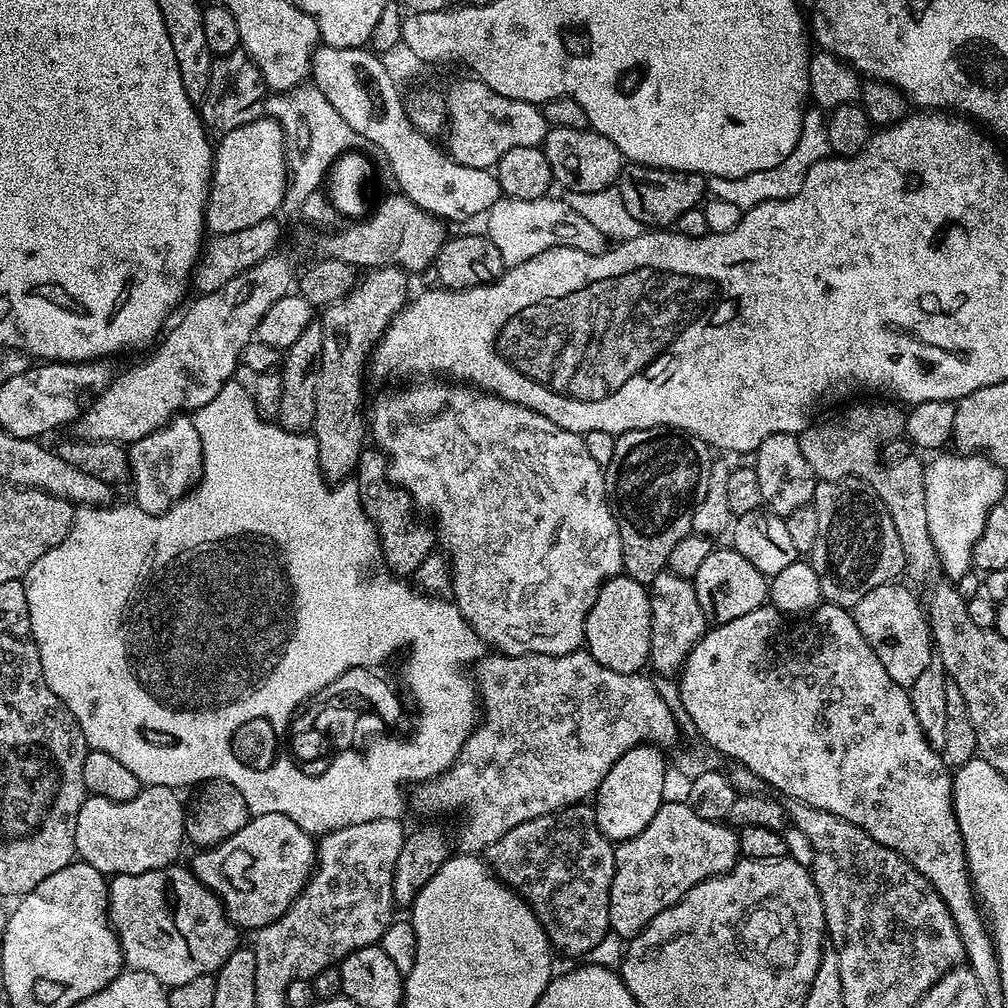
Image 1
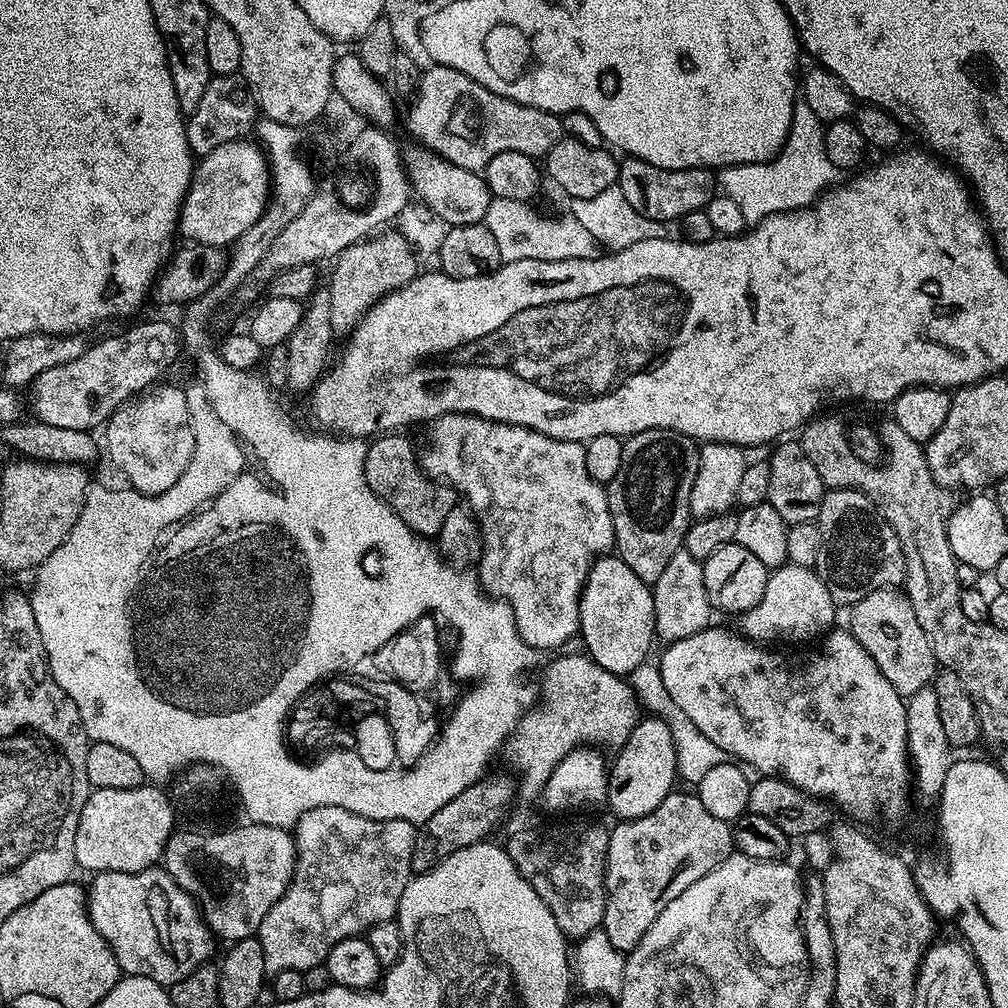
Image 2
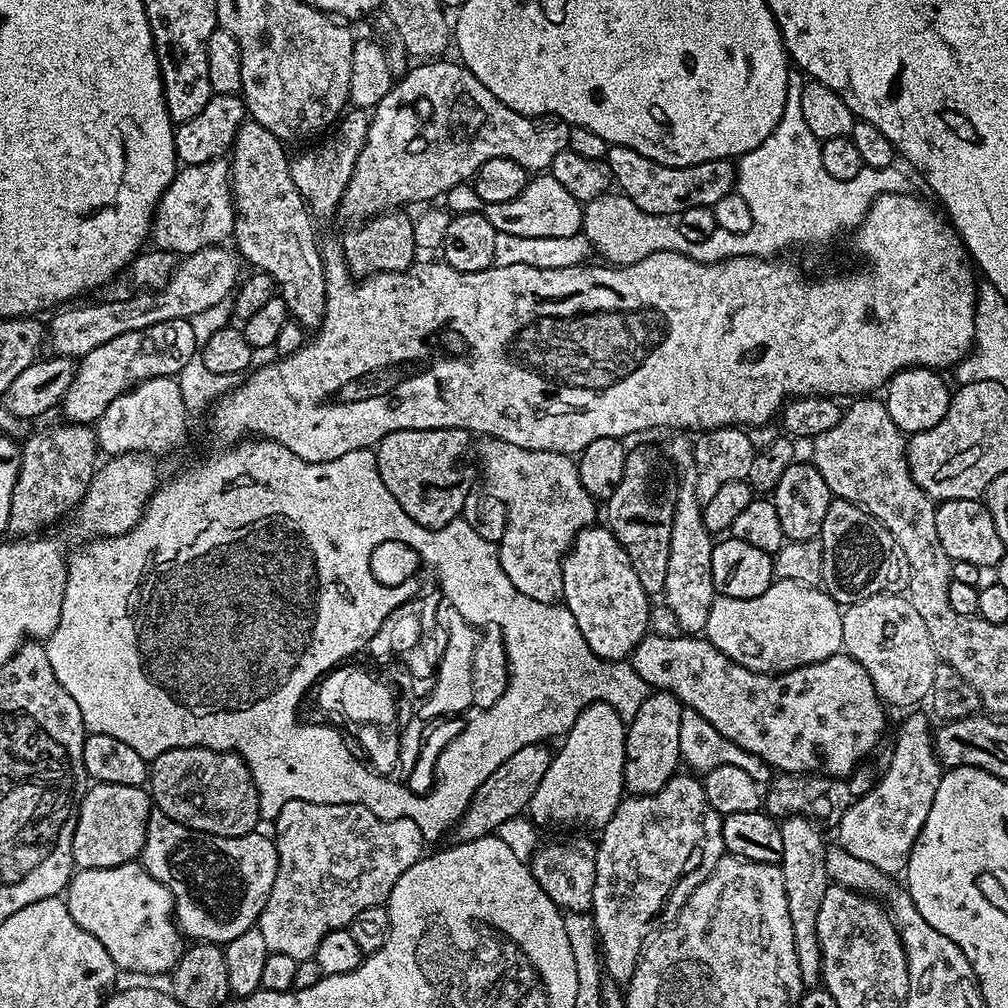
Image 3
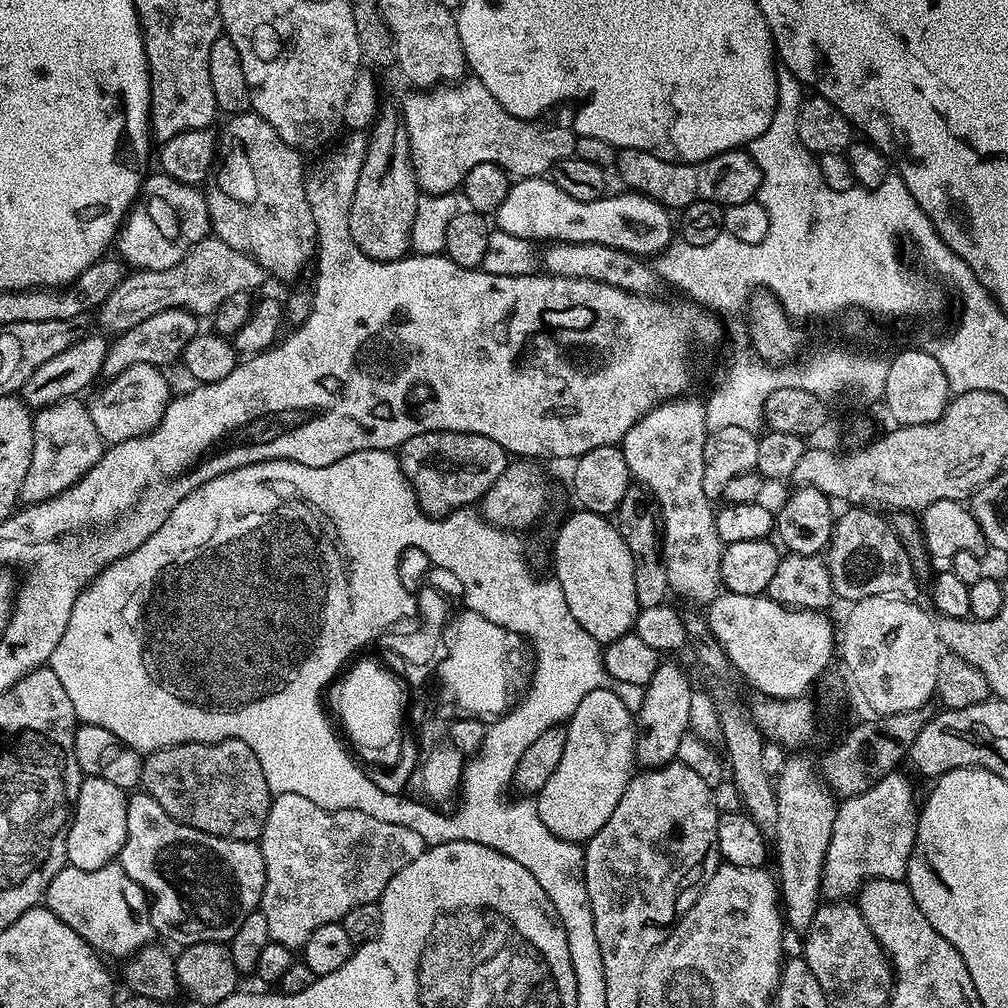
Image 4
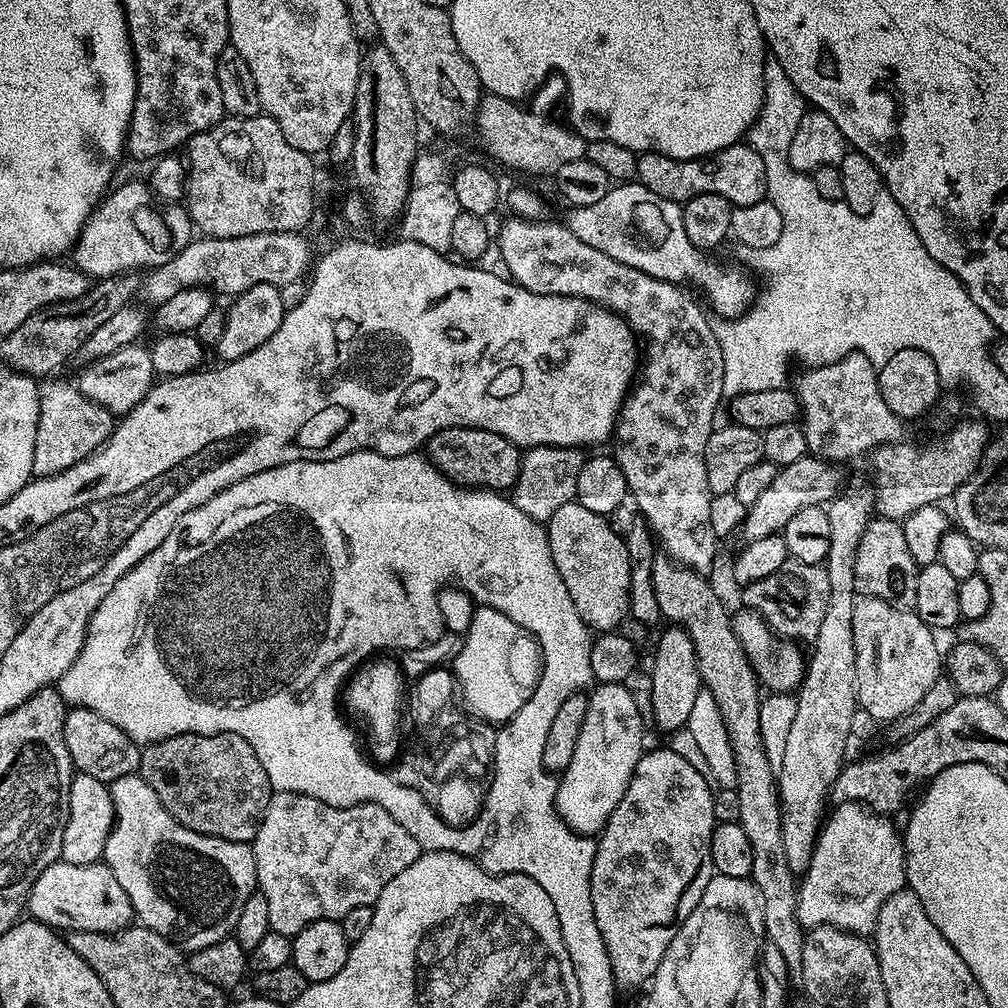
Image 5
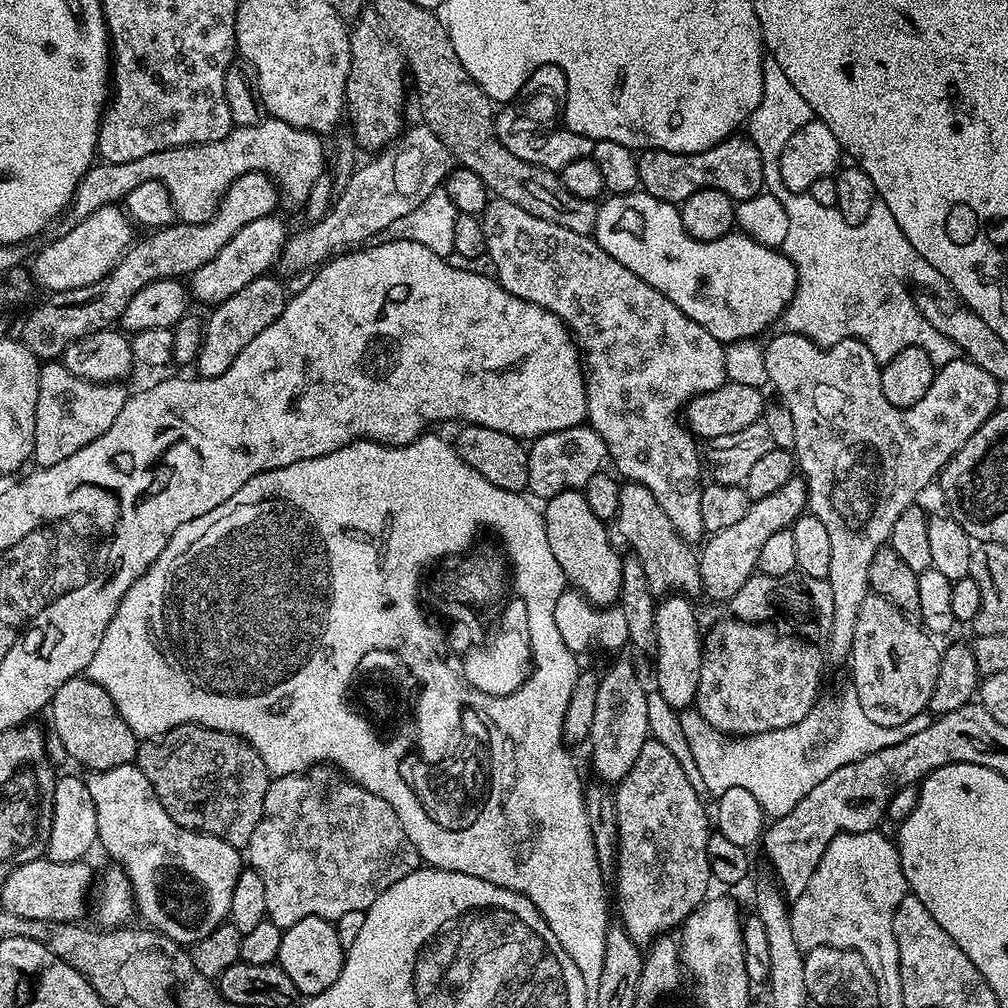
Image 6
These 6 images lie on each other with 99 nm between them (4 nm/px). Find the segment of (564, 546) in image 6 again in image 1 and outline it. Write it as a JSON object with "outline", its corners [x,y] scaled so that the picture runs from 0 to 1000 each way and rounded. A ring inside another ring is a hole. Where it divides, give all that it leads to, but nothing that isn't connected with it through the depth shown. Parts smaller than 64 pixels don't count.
{"outline":[[[621,569],[605,573],[597,581],[597,585],[581,613],[581,621],[579,622],[581,645],[593,658],[601,661],[601,665],[609,665],[613,669],[634,668],[638,664],[635,662],[638,659],[640,662],[644,658],[646,612],[645,593],[643,592],[643,584],[640,580],[634,579],[632,575],[625,573]]]}

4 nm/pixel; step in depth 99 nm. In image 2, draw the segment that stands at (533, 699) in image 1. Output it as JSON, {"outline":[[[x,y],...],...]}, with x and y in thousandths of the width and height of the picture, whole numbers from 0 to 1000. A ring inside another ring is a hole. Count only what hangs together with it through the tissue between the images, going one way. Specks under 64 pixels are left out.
{"outline":[[[574,650],[556,651],[541,661],[540,668],[536,671],[536,683],[534,679],[534,697],[516,711],[515,718],[498,743],[499,749],[504,749],[504,758],[509,762],[507,765],[514,771],[515,789],[524,794],[531,790],[533,793],[539,787],[554,756],[558,756],[558,752],[562,752],[570,742],[598,740],[600,743],[613,744],[619,739],[621,732],[625,732],[632,716],[637,712],[637,699],[631,693],[631,686],[627,684],[626,678],[605,665],[597,665],[597,661],[593,661],[593,657],[589,657],[586,651]]]}

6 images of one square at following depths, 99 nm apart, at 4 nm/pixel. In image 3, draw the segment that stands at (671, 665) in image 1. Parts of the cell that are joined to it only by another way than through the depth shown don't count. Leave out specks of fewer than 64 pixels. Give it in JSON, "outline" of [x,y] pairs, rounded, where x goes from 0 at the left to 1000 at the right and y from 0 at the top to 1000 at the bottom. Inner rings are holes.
{"outline":[[[671,437],[661,444],[661,448],[673,469],[673,483],[669,518],[665,526],[665,558],[661,562],[661,581],[657,588],[657,599],[664,602],[673,613],[676,628],[694,629],[699,626],[705,599],[711,593],[706,572],[708,532],[700,526],[698,506],[690,489],[690,459],[687,440],[684,438]]]}

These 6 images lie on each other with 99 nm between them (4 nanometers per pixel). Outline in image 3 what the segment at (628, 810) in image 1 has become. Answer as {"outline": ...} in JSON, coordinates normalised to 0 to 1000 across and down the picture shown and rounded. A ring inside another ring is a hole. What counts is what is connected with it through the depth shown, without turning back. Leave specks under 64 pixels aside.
{"outline":[[[648,686],[633,700],[627,714],[622,715],[619,731],[621,748],[619,749],[619,780],[626,789],[644,790],[672,769],[676,761],[675,733],[677,732],[677,708],[679,699],[667,687]]]}

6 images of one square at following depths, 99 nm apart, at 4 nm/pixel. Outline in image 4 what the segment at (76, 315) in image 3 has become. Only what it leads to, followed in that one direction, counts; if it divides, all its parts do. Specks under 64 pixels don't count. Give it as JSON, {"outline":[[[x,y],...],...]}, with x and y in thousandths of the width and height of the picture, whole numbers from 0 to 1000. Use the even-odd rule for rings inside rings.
{"outline":[[[203,236],[197,238],[183,253],[181,260],[177,260],[165,268],[153,268],[152,270],[135,268],[130,272],[124,273],[117,285],[103,297],[102,302],[97,307],[99,321],[104,325],[100,326],[107,331],[118,331],[129,327],[133,323],[137,323],[141,319],[145,319],[145,315],[149,315],[149,312],[157,312],[161,308],[169,308],[170,306],[183,306],[187,310],[194,311],[195,314],[202,315],[213,310],[216,303],[220,300],[224,300],[224,296],[228,296],[228,292],[250,290],[254,288],[254,285],[261,278],[264,278],[262,265],[252,255],[232,248],[232,244],[224,244],[224,240],[220,240],[219,238]]]}

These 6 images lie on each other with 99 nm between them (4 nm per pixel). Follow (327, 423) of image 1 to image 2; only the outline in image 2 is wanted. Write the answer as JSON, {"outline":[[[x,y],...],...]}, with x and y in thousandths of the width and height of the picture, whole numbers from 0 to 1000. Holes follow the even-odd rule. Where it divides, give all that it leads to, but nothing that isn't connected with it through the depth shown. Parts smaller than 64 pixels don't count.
{"outline":[[[394,228],[378,229],[339,248],[328,263],[329,279],[323,282],[323,289],[327,292],[327,323],[330,330],[348,330],[366,306],[372,304],[384,290],[403,284],[414,274],[413,261],[413,251]]]}

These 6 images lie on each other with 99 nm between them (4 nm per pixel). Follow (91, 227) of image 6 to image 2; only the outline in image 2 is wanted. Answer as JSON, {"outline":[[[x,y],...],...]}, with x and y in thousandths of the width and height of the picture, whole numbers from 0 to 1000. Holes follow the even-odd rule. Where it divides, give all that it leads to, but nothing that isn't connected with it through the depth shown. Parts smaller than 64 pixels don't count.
{"outline":[[[246,137],[224,141],[224,145],[216,145],[216,149],[208,149],[208,153],[197,156],[187,191],[183,194],[183,201],[179,203],[177,226],[181,234],[183,230],[184,239],[225,247],[233,241],[238,233],[243,232],[252,220],[256,220],[263,213],[267,199],[268,170],[262,147]]]}

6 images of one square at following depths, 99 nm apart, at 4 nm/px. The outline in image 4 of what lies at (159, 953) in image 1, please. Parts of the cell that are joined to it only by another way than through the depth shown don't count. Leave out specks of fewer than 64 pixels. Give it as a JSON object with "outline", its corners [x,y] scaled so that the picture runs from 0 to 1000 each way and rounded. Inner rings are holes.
{"outline":[[[115,855],[97,863],[65,859],[50,875],[46,886],[46,900],[104,949],[126,950],[144,937],[152,936],[155,924],[147,895],[141,879],[137,879],[137,875],[133,875],[133,871],[129,871],[129,867],[125,867]]]}

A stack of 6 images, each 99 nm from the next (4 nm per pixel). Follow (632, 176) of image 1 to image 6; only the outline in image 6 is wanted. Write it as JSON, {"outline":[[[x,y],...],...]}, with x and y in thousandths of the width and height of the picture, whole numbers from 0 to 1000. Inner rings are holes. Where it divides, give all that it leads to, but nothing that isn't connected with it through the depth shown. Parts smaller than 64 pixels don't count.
{"outline":[[[738,133],[721,135],[704,149],[688,153],[673,153],[652,147],[636,150],[633,155],[633,177],[638,189],[672,204],[685,196],[685,192],[697,187],[716,188],[728,200],[746,197],[759,189],[756,153],[752,153],[752,145],[748,145],[748,141]]]}

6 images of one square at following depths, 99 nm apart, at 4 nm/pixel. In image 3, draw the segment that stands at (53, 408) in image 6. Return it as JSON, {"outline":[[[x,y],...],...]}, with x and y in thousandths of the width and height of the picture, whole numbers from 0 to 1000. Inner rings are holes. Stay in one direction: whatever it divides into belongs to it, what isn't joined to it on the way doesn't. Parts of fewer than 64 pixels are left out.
{"outline":[[[63,419],[53,425],[44,425],[41,429],[33,428],[23,438],[20,446],[20,465],[14,478],[14,494],[10,494],[10,514],[8,528],[16,534],[28,534],[39,529],[47,520],[56,520],[63,511],[74,509],[78,504],[85,486],[89,482],[97,463],[97,441],[94,428],[86,421]]]}

